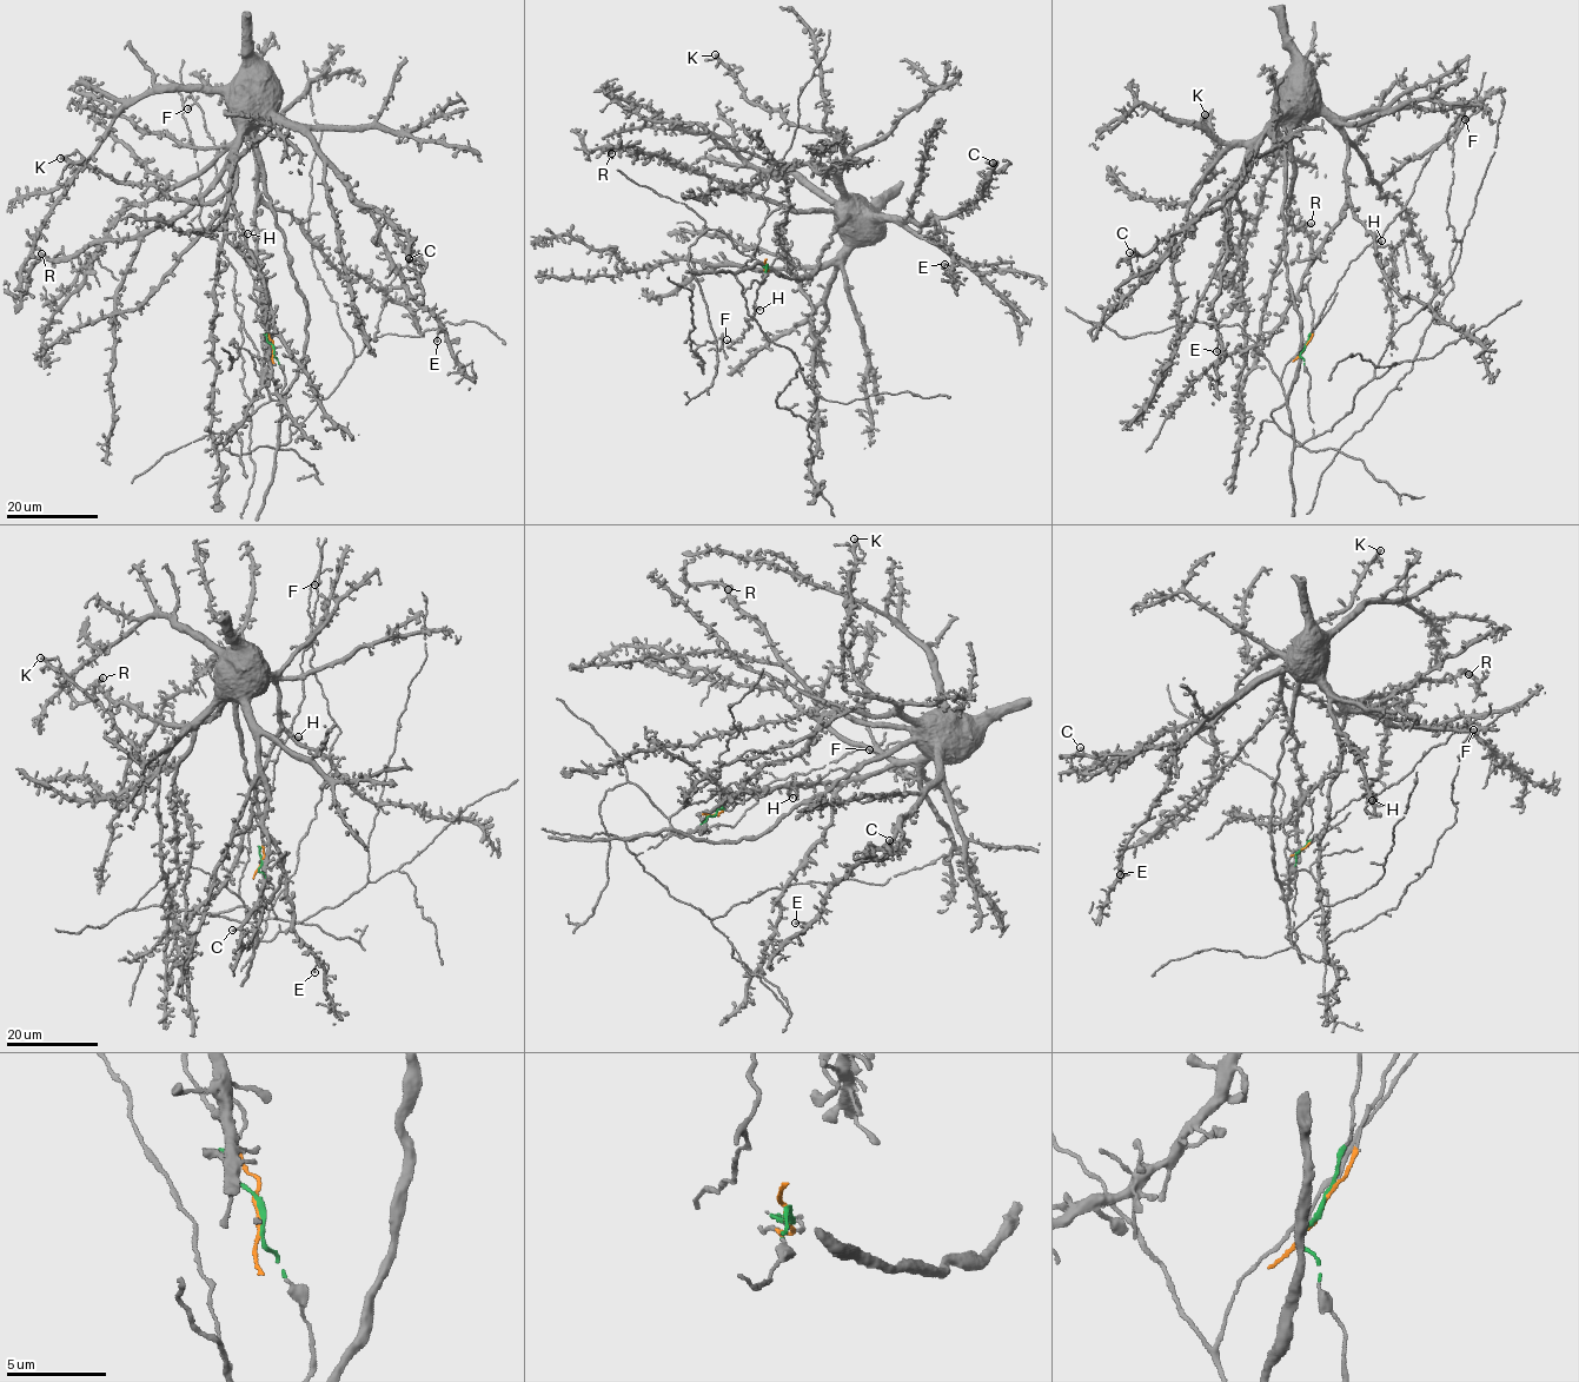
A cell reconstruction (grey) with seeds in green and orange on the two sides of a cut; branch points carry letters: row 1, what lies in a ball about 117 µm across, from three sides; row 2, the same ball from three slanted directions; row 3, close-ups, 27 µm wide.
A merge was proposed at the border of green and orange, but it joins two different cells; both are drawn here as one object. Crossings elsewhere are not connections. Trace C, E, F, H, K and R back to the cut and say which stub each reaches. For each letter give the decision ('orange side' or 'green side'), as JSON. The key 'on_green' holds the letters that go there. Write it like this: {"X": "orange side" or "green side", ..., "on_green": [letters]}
{"C": "green side", "E": "green side", "F": "orange side", "H": "orange side", "K": "green side", "R": "green side", "on_green": ["C", "E", "K", "R"]}

